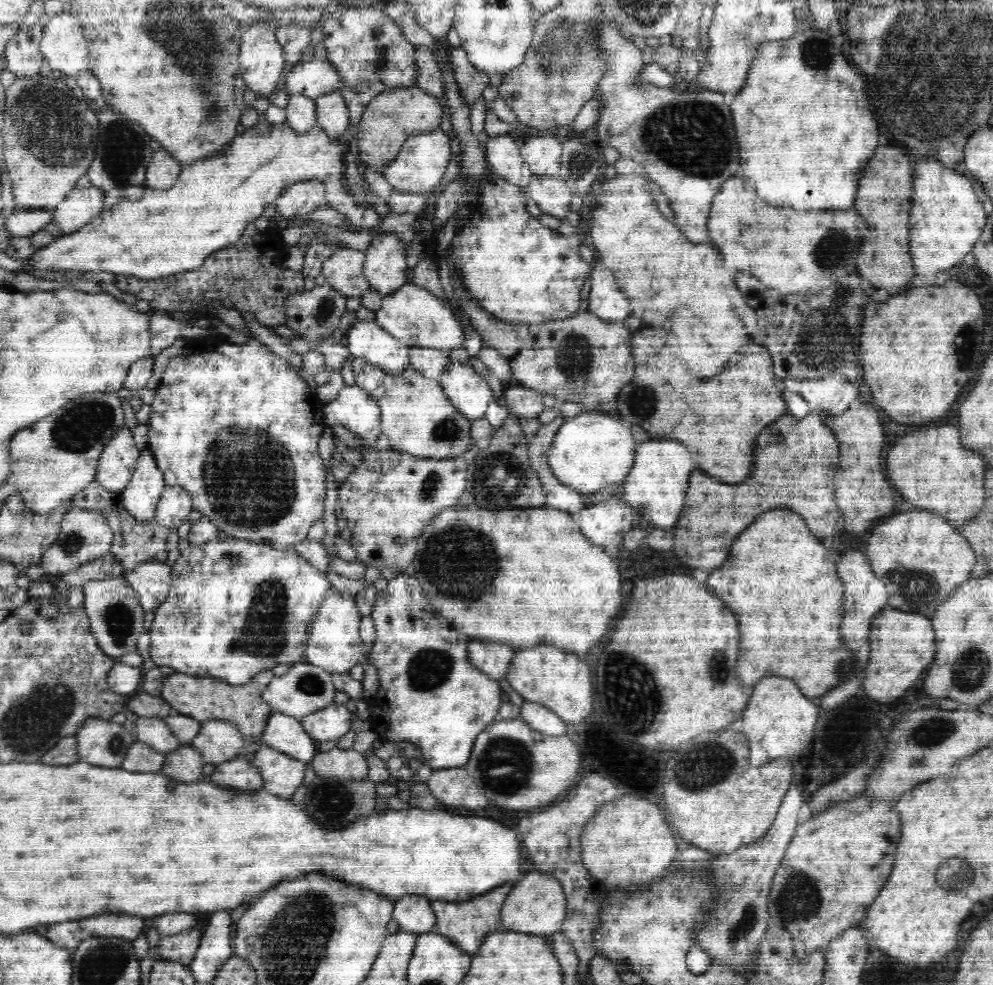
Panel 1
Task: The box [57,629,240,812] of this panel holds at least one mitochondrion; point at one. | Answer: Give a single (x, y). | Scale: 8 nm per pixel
(116, 744)

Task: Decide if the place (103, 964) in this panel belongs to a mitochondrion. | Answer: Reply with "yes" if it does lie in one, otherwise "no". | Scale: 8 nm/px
yes

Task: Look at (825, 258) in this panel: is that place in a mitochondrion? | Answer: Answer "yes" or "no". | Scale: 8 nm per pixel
yes

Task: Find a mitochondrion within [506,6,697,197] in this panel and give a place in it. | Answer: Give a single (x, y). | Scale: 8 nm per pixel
(563, 52)

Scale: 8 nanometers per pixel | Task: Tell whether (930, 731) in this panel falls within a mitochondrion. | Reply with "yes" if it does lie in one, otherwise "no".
yes

